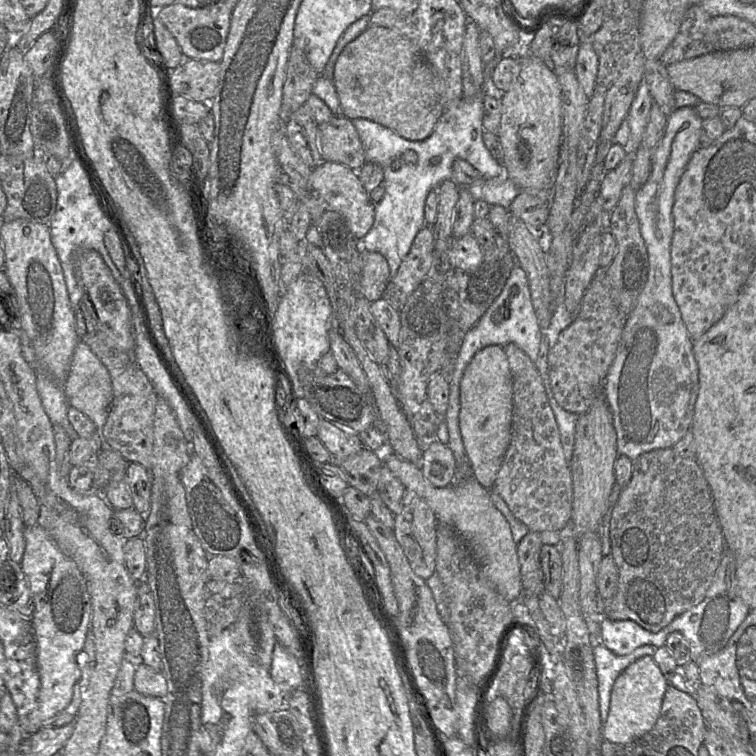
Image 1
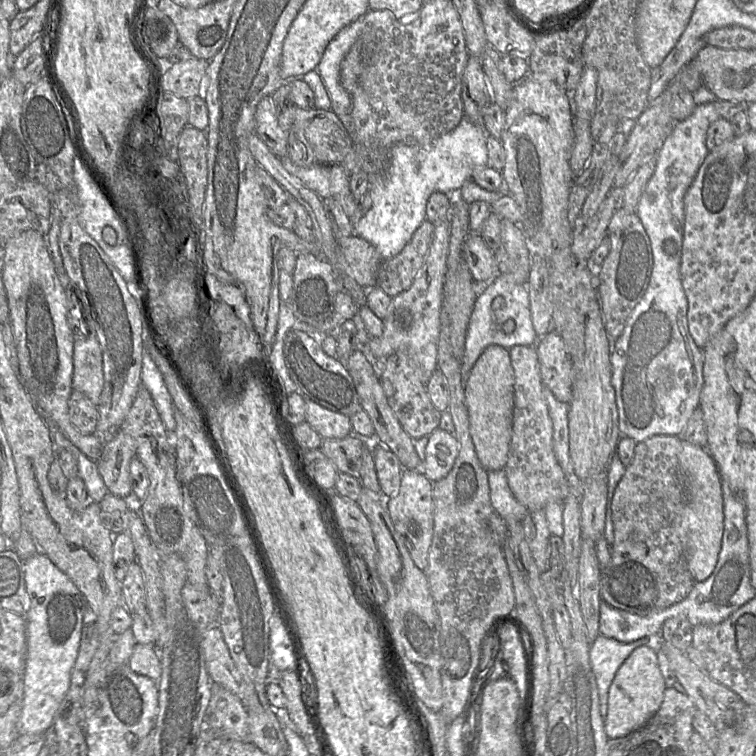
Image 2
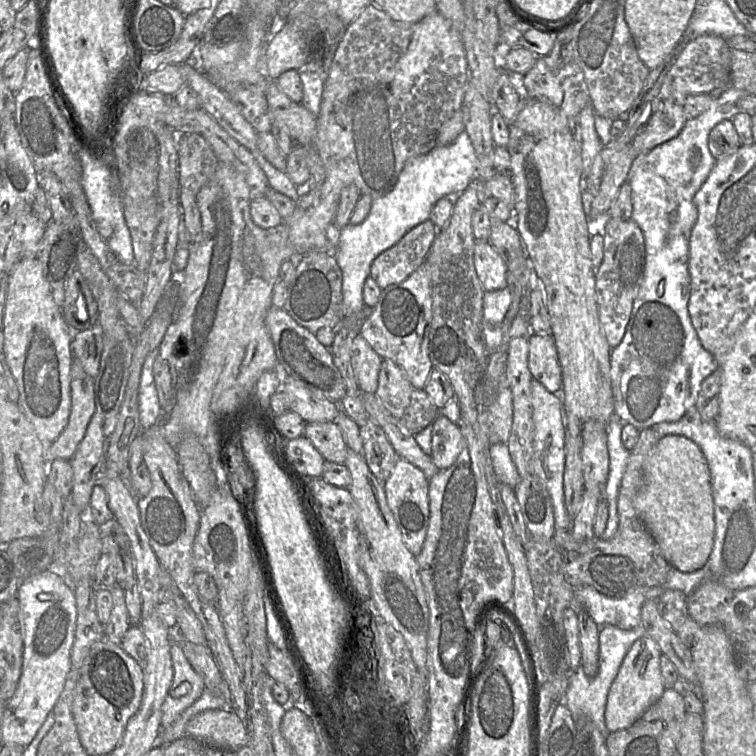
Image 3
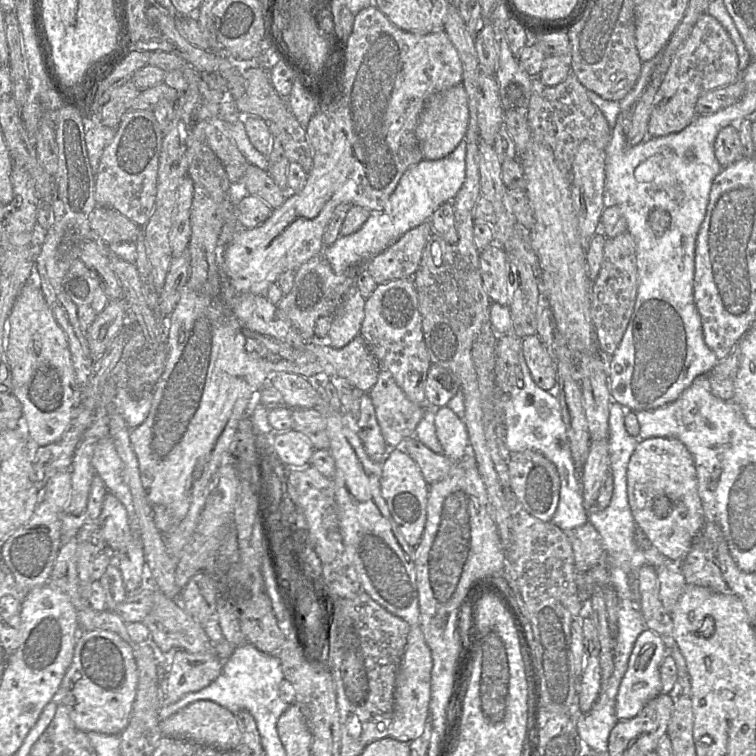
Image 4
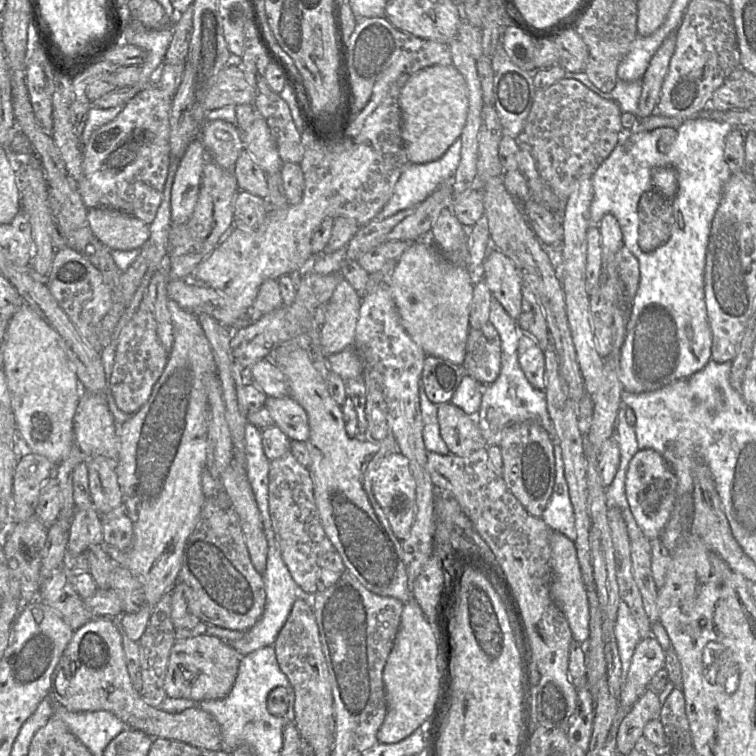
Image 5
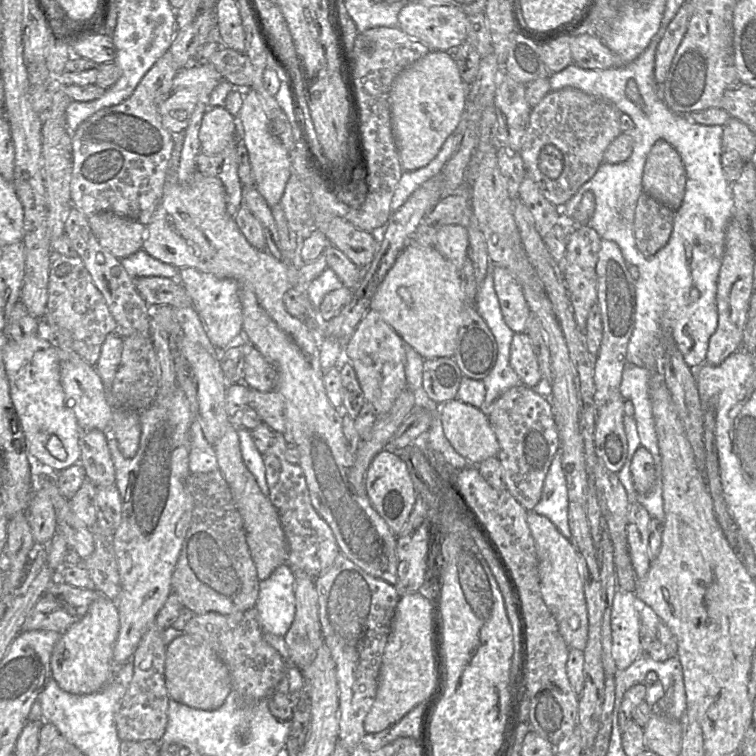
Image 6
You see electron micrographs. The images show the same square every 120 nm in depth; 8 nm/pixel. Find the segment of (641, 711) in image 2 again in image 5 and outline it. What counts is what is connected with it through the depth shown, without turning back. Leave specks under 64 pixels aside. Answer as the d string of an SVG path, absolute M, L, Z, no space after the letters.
M649 637L639 641L620 694L621 706L634 705L648 688L652 677L664 667L665 658L665 652L656 638Z

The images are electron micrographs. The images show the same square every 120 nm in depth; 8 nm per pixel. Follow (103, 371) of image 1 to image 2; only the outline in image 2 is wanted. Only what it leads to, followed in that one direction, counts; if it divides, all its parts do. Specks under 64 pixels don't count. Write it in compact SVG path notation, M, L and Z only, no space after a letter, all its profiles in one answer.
M96 336L76 338L73 348L72 389L98 405L103 389L102 352Z

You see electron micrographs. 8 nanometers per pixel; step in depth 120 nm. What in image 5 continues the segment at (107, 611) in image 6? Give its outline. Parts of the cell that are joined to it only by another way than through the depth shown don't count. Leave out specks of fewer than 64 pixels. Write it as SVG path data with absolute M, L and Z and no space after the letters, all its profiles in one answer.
M96 617L74 631L53 673L51 699L70 712L101 710L111 712L125 724L126 729L143 732L151 738L177 740L210 751L222 750L221 728L211 714L200 708L191 708L178 714L169 714L159 708L151 707L143 701L130 679L121 635L113 618L110 617Z

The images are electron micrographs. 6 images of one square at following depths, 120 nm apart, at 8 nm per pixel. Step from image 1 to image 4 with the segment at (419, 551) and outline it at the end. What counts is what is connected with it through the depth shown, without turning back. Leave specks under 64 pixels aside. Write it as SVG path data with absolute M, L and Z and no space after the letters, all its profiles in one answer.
M392 448L389 450L382 464L381 492L403 538L409 546L417 547L426 524L429 484L425 481L417 463L404 449Z

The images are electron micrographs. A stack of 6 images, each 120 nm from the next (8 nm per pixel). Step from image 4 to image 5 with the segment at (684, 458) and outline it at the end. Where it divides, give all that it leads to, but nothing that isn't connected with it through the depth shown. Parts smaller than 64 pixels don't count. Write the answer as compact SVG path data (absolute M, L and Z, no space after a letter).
M638 450L628 466L625 489L629 508L643 536L650 541L660 538L676 501L677 479L670 466L656 451Z

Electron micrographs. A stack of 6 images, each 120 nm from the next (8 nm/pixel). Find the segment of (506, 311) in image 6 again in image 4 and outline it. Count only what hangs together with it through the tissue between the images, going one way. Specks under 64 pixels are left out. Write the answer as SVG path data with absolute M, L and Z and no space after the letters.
M492 243L479 252L479 270L491 302L510 307L510 269L506 253L497 243Z

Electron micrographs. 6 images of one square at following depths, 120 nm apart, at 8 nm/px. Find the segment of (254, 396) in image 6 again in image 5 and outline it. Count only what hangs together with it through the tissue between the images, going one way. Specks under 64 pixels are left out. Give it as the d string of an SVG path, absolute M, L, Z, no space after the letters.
M289 394L282 397L267 396L264 406L274 423L290 440L307 441L309 439L308 415Z

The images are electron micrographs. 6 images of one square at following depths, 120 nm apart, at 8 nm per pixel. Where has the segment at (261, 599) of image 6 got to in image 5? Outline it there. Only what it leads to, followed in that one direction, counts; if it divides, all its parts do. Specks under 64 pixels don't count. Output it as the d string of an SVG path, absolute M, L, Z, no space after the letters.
M271 517L261 519L268 540L267 566L262 575L266 591L265 609L259 621L249 631L244 632L244 636L236 641L226 642L242 657L259 650L260 648L274 645L279 632L290 615L295 601L302 595L299 586L294 581L282 558L280 545L276 541L276 535L274 534L273 526L271 525Z

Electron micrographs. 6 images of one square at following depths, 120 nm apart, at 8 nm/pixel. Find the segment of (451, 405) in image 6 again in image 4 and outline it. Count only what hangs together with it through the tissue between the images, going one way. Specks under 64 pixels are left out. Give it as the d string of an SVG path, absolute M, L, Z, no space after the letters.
M447 406L435 409L435 427L437 438L442 445L443 454L452 461L458 461L471 451L467 428Z

